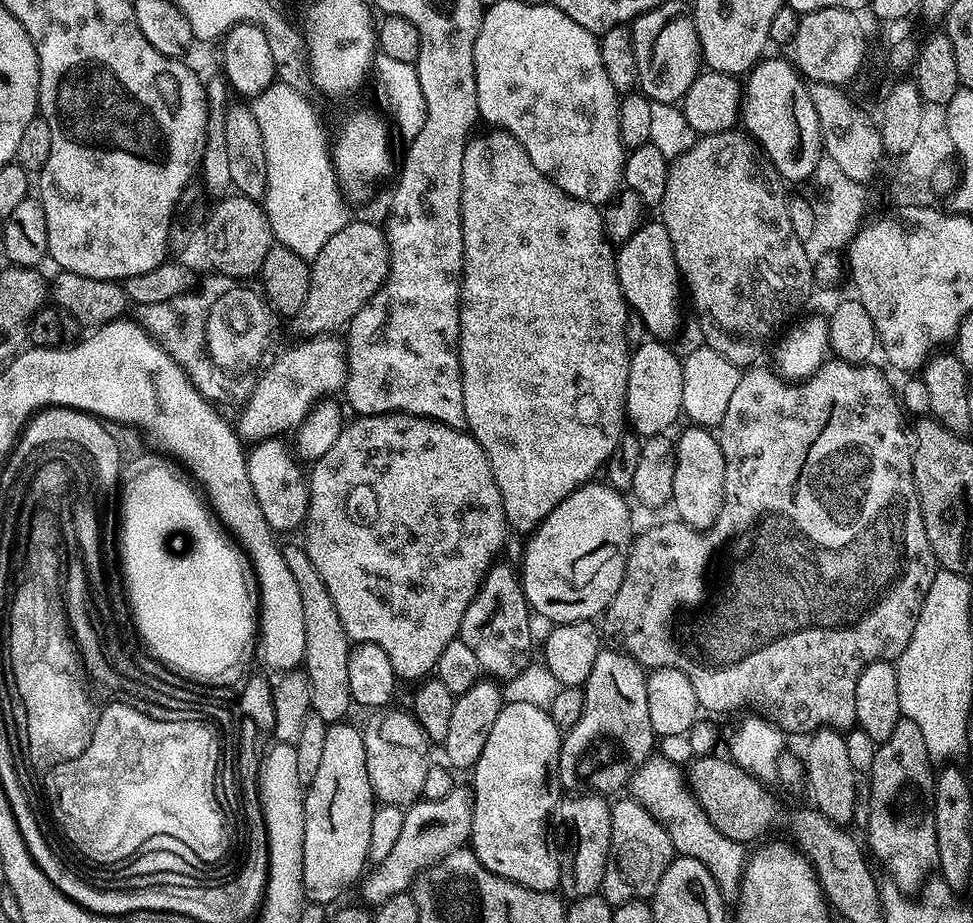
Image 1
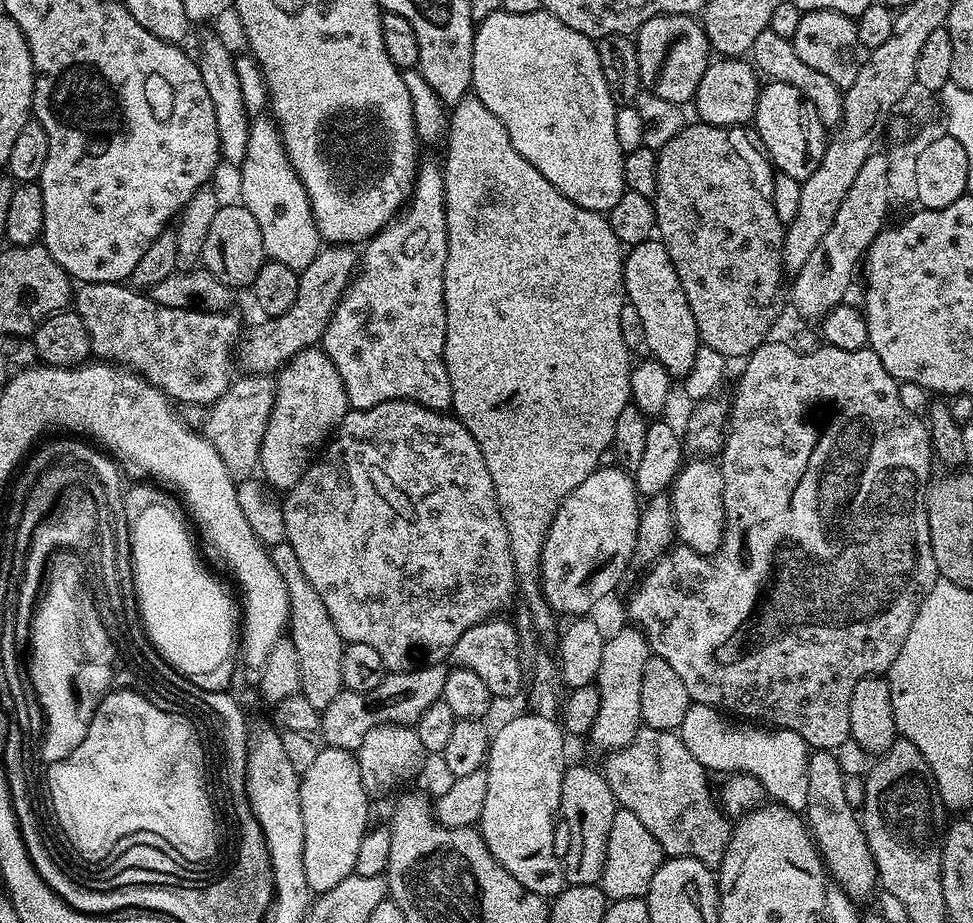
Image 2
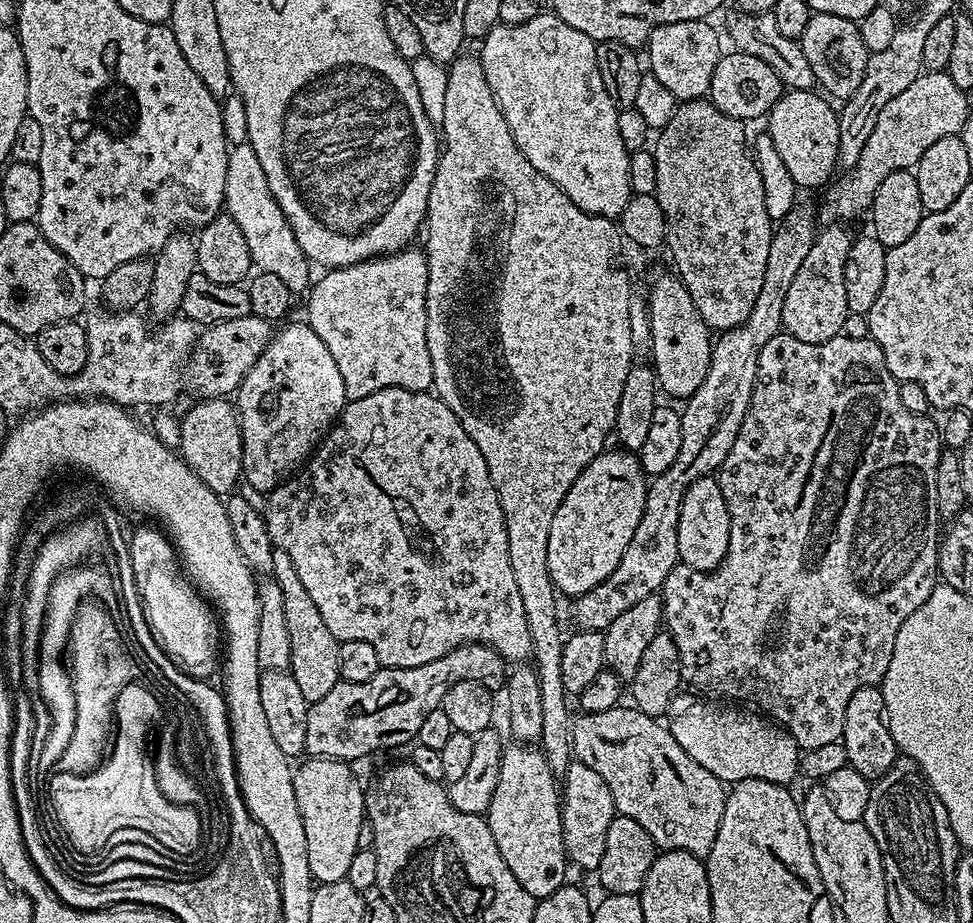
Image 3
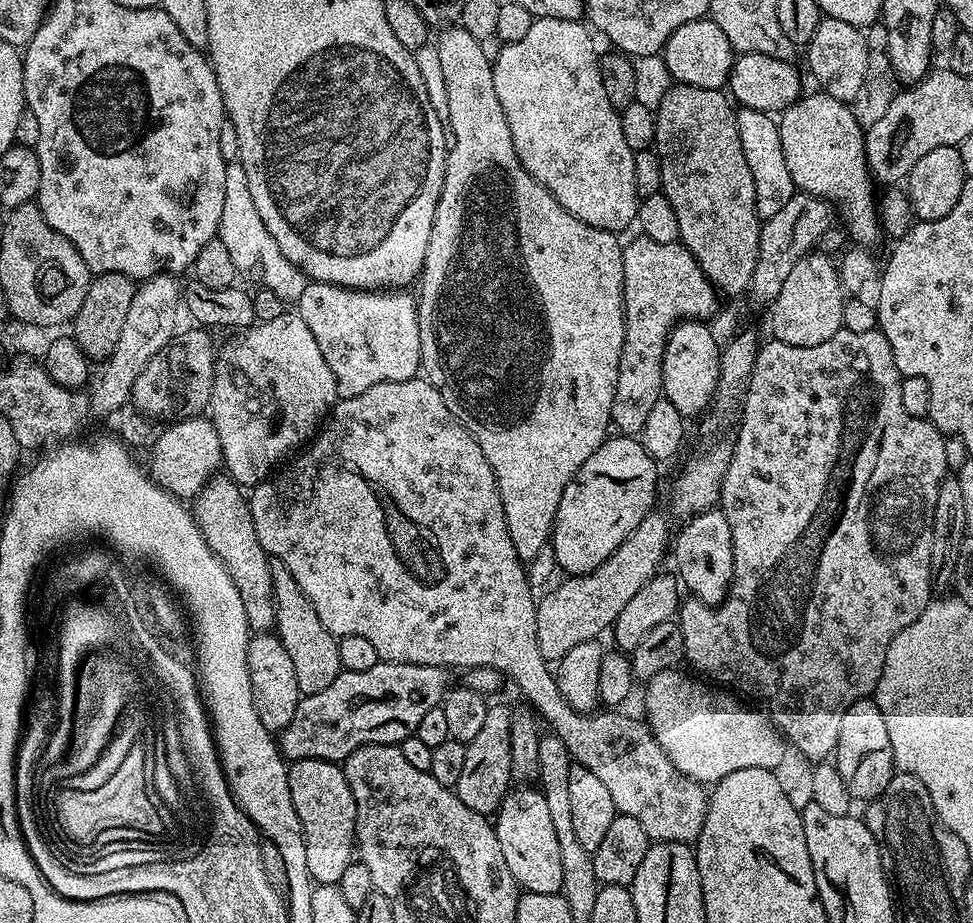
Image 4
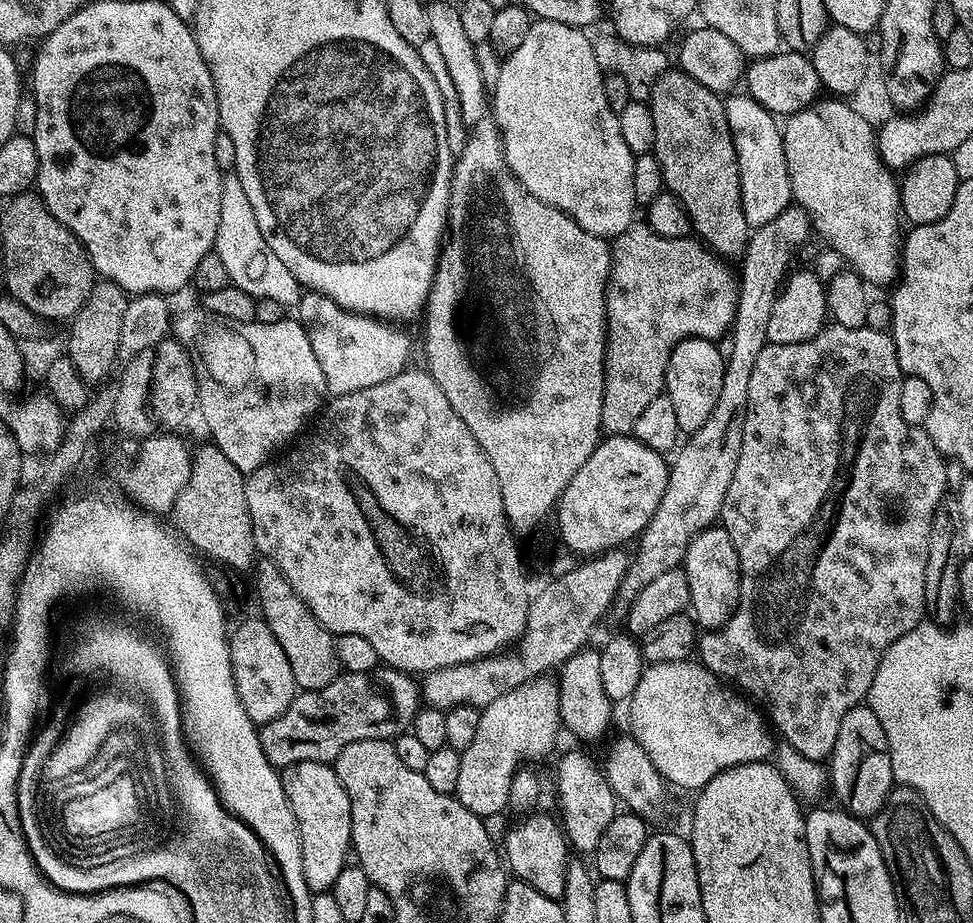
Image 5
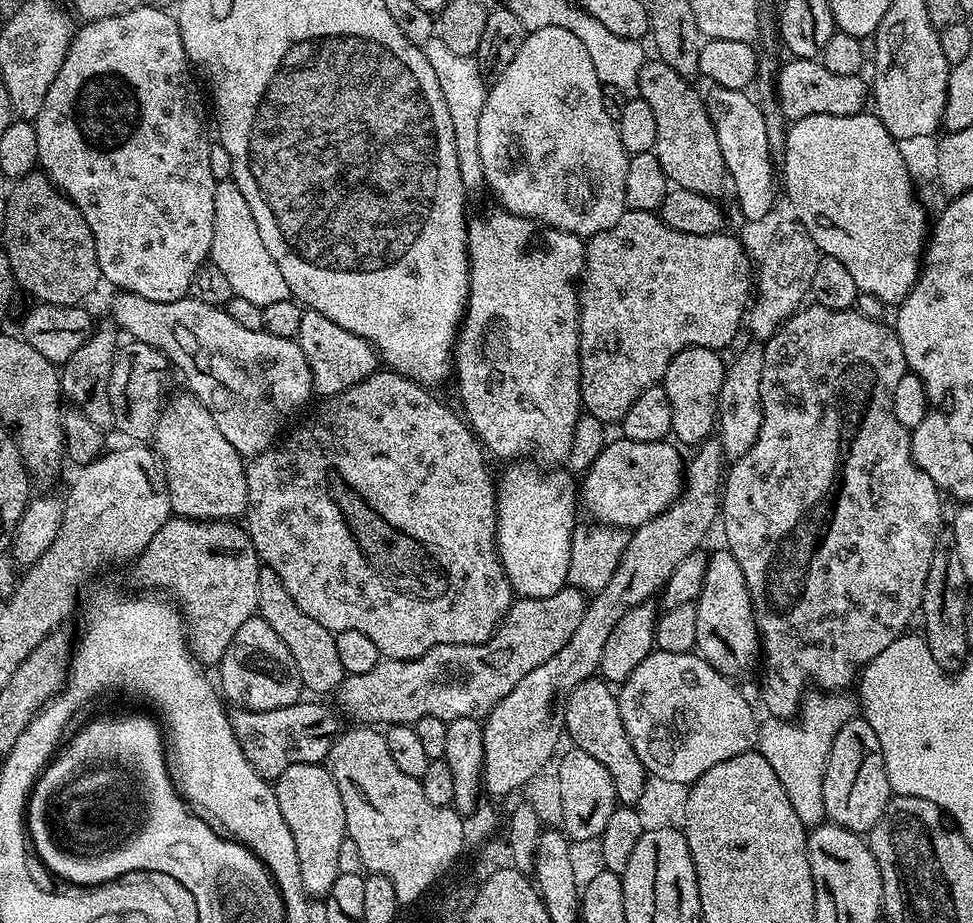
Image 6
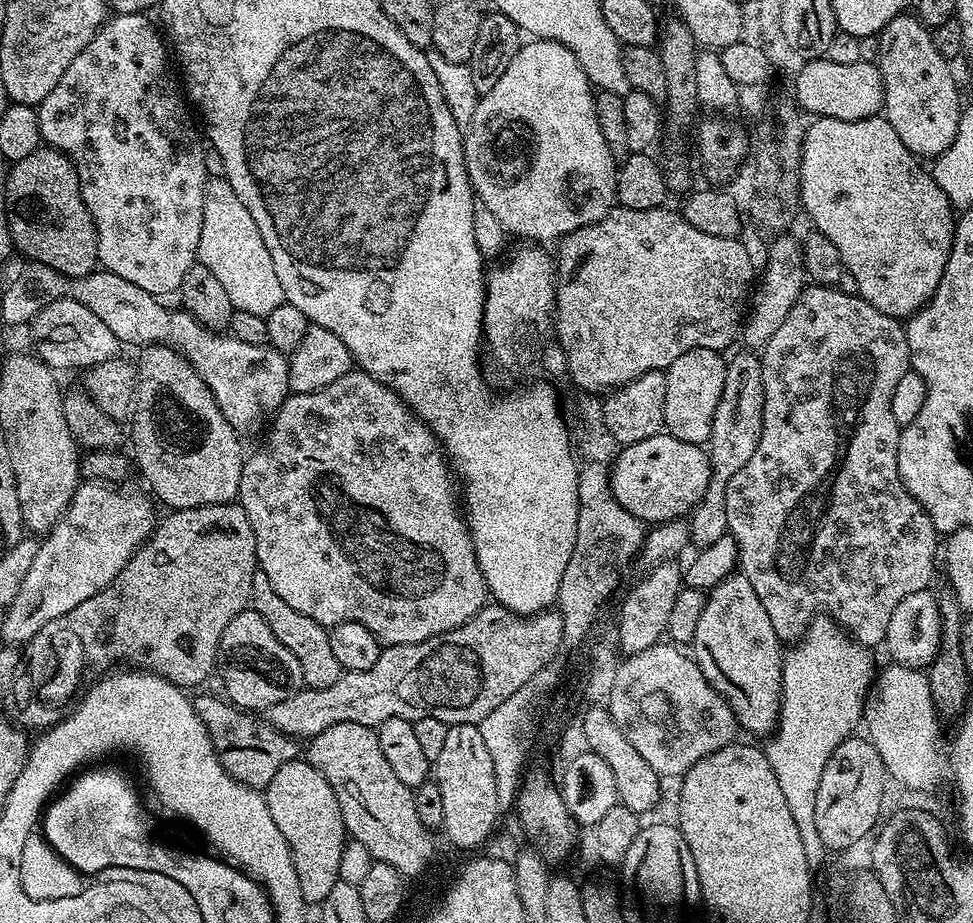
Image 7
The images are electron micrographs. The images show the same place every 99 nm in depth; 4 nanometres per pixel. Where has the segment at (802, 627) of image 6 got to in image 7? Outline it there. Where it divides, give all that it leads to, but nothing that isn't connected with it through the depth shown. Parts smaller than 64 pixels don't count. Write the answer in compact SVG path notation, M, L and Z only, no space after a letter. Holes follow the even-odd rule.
M836 286L805 287L794 302L790 314L786 314L782 326L778 327L759 353L762 388L765 391L761 441L751 455L750 462L730 478L726 487L726 522L728 531L738 546L739 571L748 579L750 586L754 586L754 594L758 594L758 599L774 626L774 634L778 634L781 642L799 640L817 613L821 612L831 616L857 644L880 646L884 643L890 616L898 602L914 591L922 591L932 584L932 571L938 568L938 533L924 507L906 490L898 474L898 442L902 426L894 422L894 414L890 414L890 397L894 395L894 386L898 386L902 374L910 371L905 325L897 317L882 314L882 310L874 310L874 306L870 306L870 302L863 300L859 294L839 290Z

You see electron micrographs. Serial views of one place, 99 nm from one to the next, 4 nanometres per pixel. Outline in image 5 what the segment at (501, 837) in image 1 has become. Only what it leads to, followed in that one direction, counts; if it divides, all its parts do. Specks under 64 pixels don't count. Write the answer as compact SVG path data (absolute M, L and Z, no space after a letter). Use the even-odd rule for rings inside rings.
M529 815L521 819L517 828L512 828L508 832L508 837L502 844L502 852L508 855L507 867L512 867L511 875L520 880L523 884L534 886L538 894L546 894L546 898L560 900L563 890L566 888L567 870L570 865L570 845L564 829L557 817Z

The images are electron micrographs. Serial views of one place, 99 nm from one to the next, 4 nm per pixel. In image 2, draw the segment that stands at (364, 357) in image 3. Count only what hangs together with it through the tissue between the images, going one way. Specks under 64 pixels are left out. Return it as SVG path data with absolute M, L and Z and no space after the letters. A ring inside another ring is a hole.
M421 163L416 169L416 183L408 203L392 223L363 245L358 271L326 326L322 350L334 362L353 409L378 406L391 400L414 400L436 412L451 409L452 391L444 361L444 271L448 249L444 206L443 167L439 163Z

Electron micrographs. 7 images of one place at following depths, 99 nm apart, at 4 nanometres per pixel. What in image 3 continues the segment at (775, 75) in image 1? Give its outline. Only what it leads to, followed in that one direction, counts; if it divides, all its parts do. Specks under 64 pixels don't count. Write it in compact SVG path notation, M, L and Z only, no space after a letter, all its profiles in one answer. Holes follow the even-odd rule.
M812 90L785 91L766 117L766 132L773 139L774 149L778 150L786 170L800 190L816 188L824 183L827 185L832 171L838 168L840 117L837 109L832 109L823 95L815 96L814 93Z

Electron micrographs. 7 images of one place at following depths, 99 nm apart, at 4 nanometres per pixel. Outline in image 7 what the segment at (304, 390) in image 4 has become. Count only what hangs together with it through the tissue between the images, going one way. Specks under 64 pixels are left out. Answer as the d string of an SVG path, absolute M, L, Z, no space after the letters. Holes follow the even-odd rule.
M40 268L40 284L52 288L52 292L65 292L64 299L82 302L82 306L94 310L121 345L163 346L187 358L216 396L222 418L238 434L256 432L264 423L265 427L290 395L285 353L268 344L250 346L250 342L238 342L230 334L202 326L183 307L167 308L163 299L150 295L142 286L134 286L134 282L126 282L126 278L118 278L118 274L97 270L85 276L67 277L53 268Z

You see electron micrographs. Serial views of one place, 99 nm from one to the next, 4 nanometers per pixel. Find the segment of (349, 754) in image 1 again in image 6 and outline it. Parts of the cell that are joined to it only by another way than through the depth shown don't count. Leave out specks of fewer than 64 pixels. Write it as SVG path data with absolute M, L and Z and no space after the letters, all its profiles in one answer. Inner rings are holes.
M323 763L295 764L286 766L282 774L274 782L278 810L282 810L282 818L286 818L286 826L290 826L290 834L294 834L294 847L298 850L298 867L302 873L302 886L306 886L309 898L327 897L330 886L334 886L334 878L342 871L340 851L346 848L346 810L342 810L342 794L334 782L331 772Z

